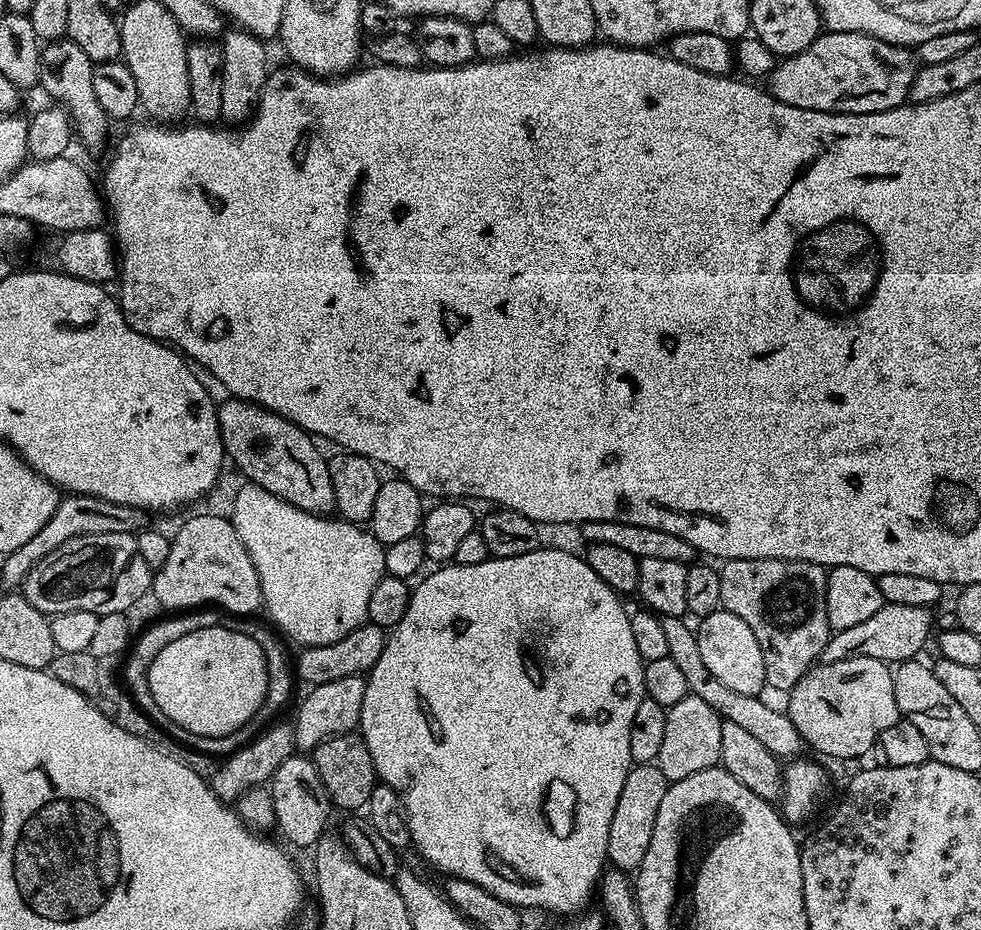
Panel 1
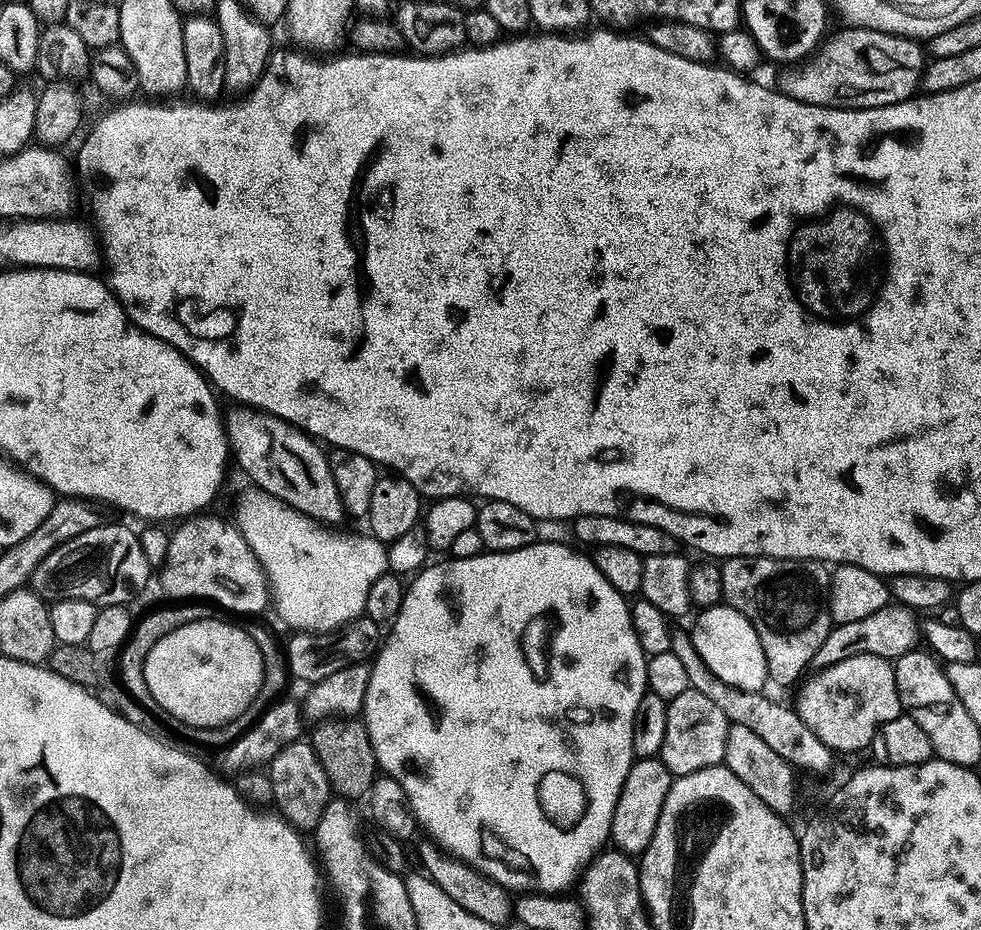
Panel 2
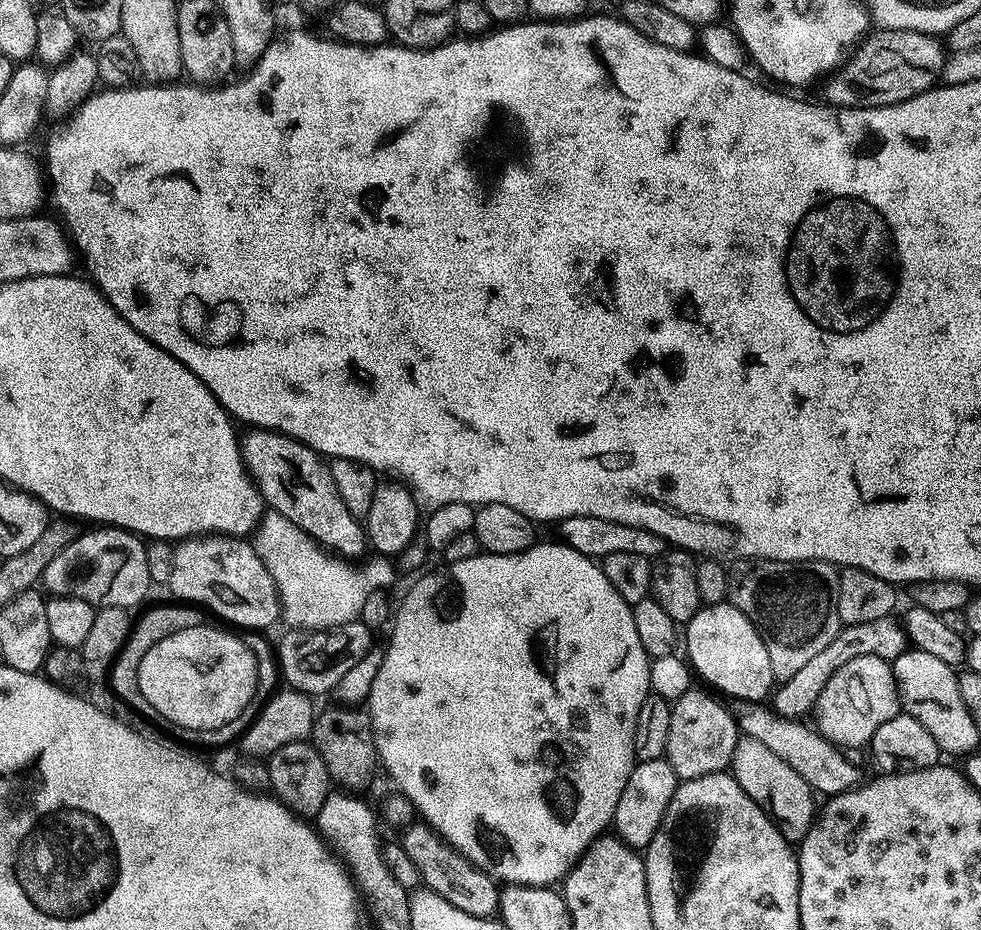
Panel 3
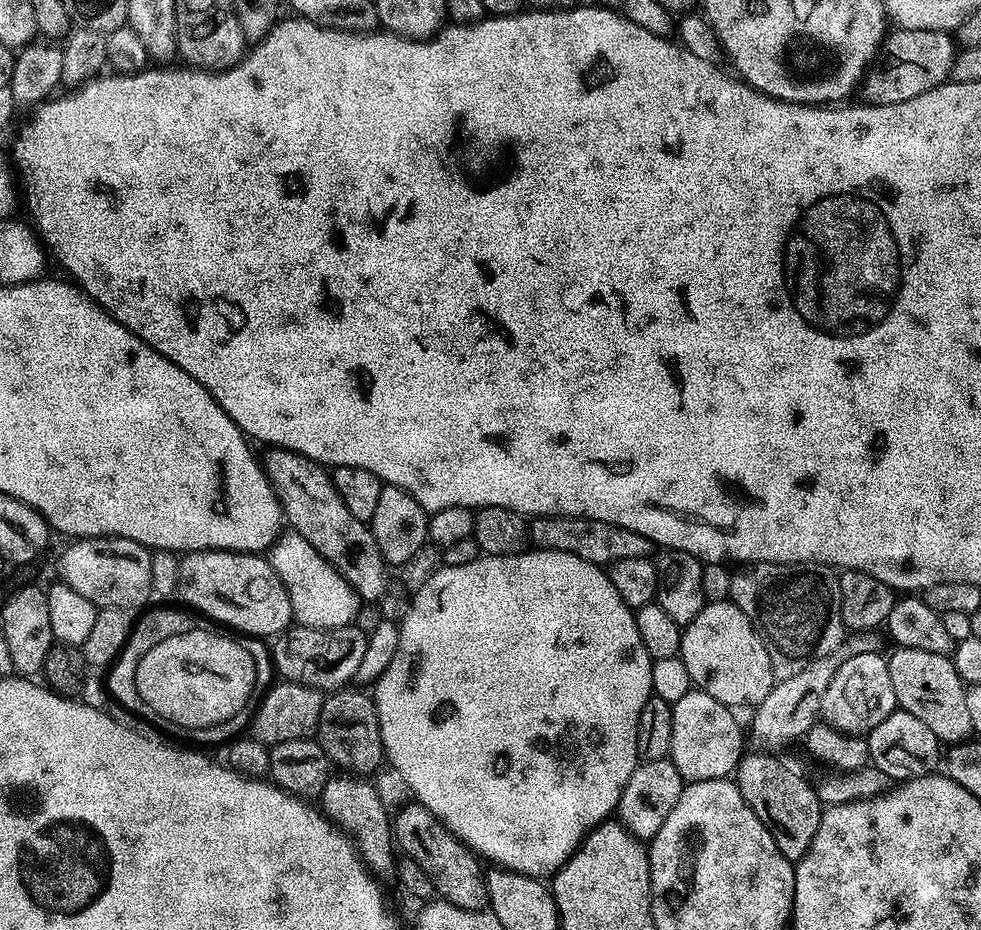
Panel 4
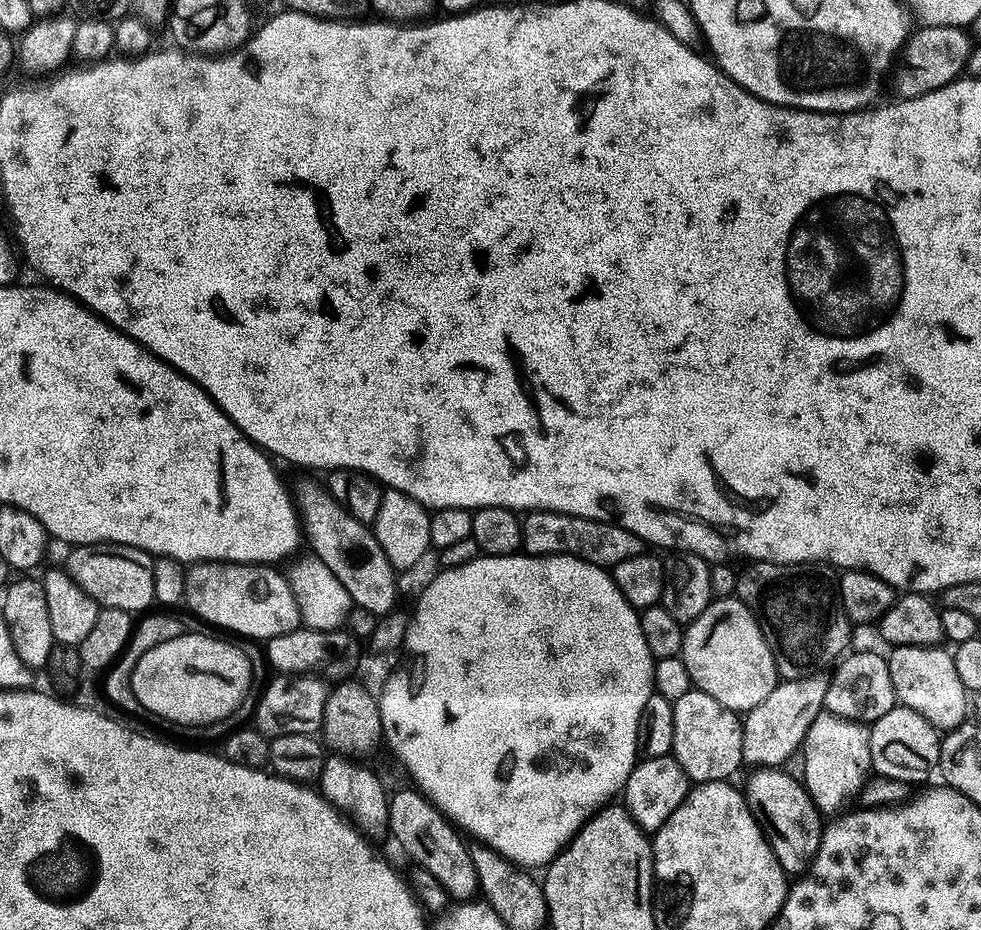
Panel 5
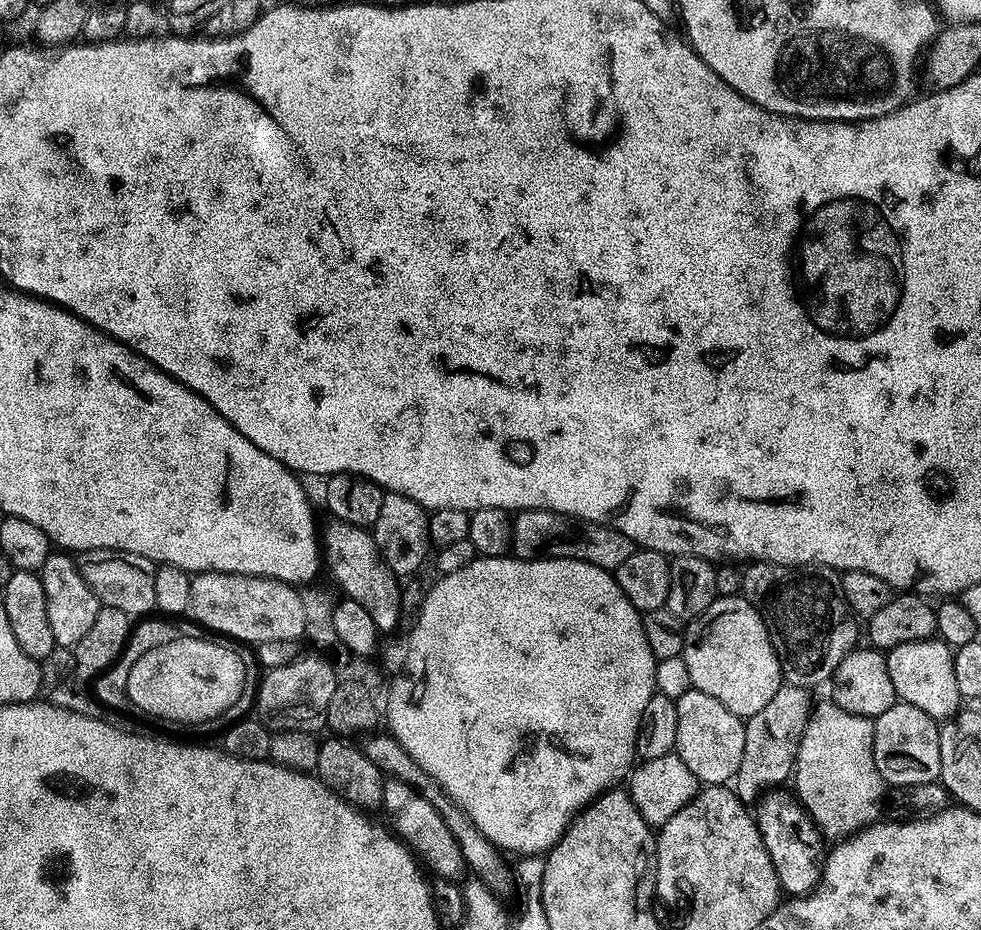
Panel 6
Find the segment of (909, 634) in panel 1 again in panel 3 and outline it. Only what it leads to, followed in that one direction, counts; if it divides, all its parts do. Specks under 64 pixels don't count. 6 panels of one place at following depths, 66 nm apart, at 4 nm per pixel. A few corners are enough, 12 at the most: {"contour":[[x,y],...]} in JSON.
{"contour":[[892,616],[843,625],[794,678],[775,689],[774,712],[799,721],[824,684],[854,658],[891,662],[909,651]]}

